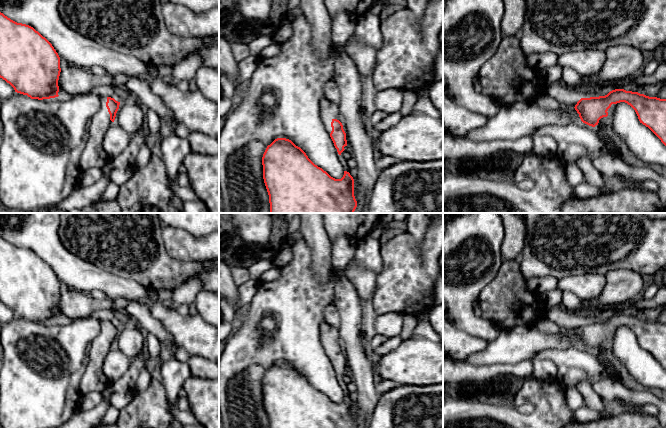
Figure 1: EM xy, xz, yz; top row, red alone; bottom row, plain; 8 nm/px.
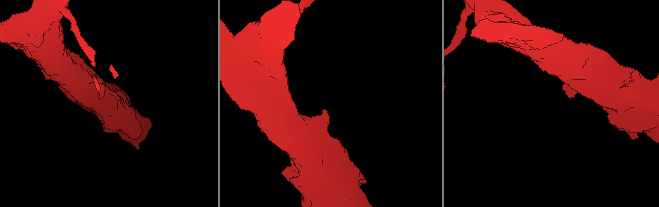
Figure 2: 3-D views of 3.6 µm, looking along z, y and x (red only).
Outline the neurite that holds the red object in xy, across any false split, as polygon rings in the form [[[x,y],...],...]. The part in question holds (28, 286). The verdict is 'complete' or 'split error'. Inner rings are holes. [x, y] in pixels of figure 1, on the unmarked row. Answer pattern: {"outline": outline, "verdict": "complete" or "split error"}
{"outline": [[[0,236],[0,302],[9,307],[15,316],[43,324],[59,320],[60,296],[60,281],[52,268],[33,251],[17,247]]], "verdict": "complete"}

